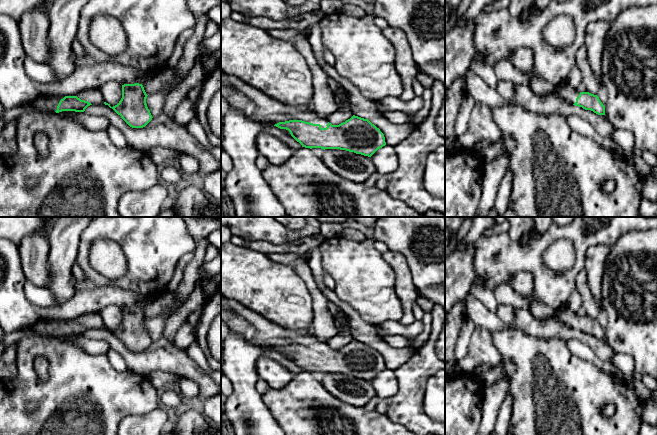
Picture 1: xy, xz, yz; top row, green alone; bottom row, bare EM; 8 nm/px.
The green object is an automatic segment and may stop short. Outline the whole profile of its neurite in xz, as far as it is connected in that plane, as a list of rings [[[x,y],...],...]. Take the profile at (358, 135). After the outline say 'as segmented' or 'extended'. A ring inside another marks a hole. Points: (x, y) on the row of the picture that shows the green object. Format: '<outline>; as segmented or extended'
[[[226,74],[226,80],[226,84],[221,83],[221,96],[234,110],[256,122],[288,130],[302,147],[321,148],[323,150],[340,149],[371,157],[378,149],[386,145],[384,134],[368,119],[353,115],[339,125],[332,125],[327,119],[319,117],[312,108],[299,110],[282,104],[229,74]]]; extended

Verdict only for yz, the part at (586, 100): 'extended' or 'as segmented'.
extended

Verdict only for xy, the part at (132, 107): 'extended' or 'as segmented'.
extended

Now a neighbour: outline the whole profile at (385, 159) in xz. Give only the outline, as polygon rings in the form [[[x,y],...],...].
[[[385,145],[378,149],[370,158],[380,175],[387,175],[395,171],[399,166],[396,151],[390,145]]]

